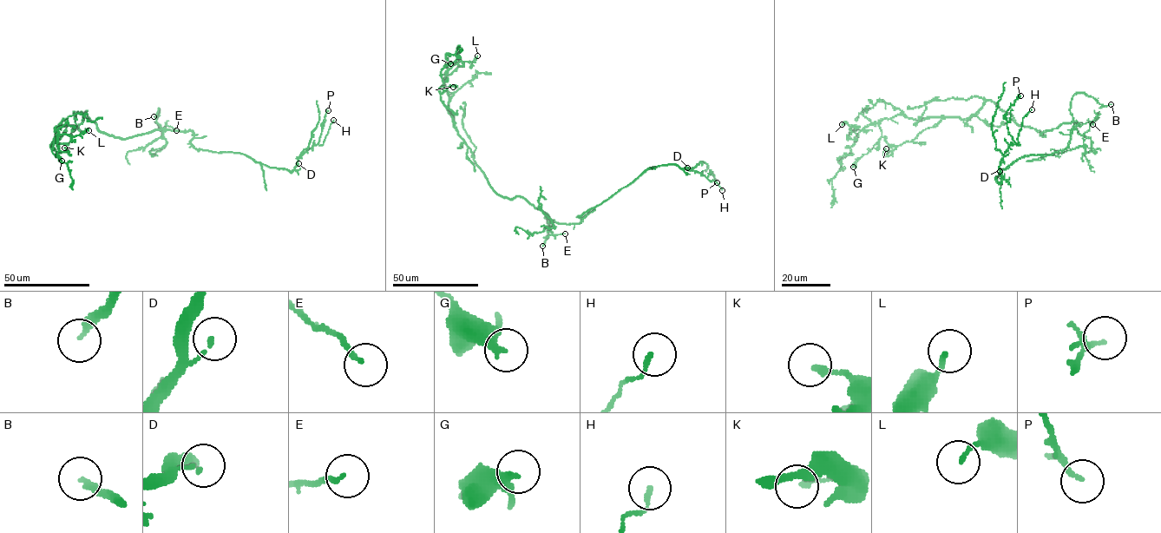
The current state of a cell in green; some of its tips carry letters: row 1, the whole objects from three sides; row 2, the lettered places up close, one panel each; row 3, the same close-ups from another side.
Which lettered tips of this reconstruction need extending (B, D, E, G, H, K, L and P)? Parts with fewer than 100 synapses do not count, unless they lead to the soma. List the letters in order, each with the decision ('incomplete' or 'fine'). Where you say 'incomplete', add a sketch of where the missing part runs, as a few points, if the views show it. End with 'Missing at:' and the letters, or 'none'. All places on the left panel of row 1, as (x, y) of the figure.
B: incomplete | (154, 116), (147, 131), (149, 153), (141, 151), (127, 141), (130, 116)
D: fine
E: fine
G: fine
H: fine
K: fine
L: fine
P: fine
Missing at: B

